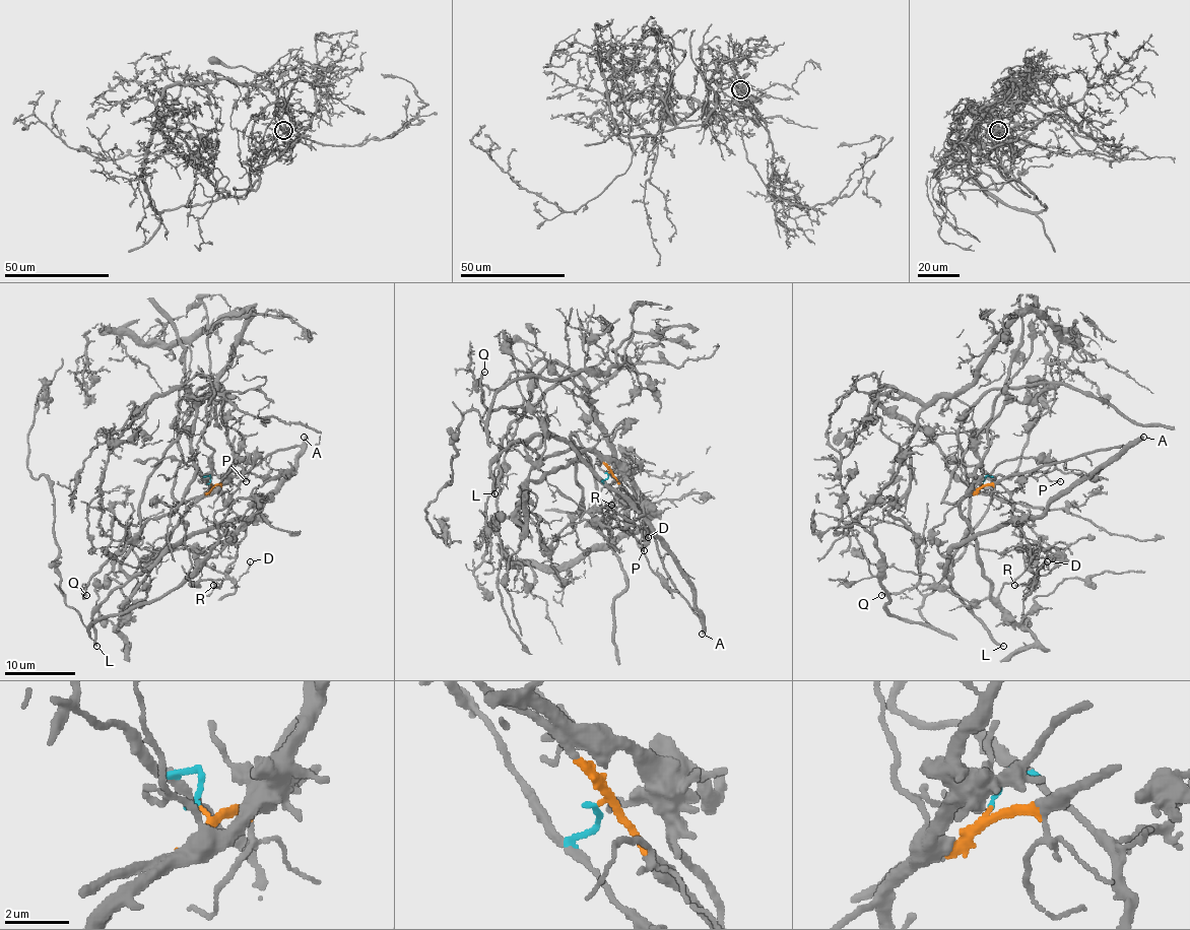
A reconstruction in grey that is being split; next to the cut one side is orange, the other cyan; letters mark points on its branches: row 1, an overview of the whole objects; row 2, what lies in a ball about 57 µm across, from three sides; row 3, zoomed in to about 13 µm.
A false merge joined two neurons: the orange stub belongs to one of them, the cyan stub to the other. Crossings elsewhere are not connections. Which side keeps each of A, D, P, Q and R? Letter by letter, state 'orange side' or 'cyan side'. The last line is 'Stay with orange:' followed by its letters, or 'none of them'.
A: orange side
D: cyan side
P: orange side
Q: cyan side
R: cyan side
Stay with orange: A, P

